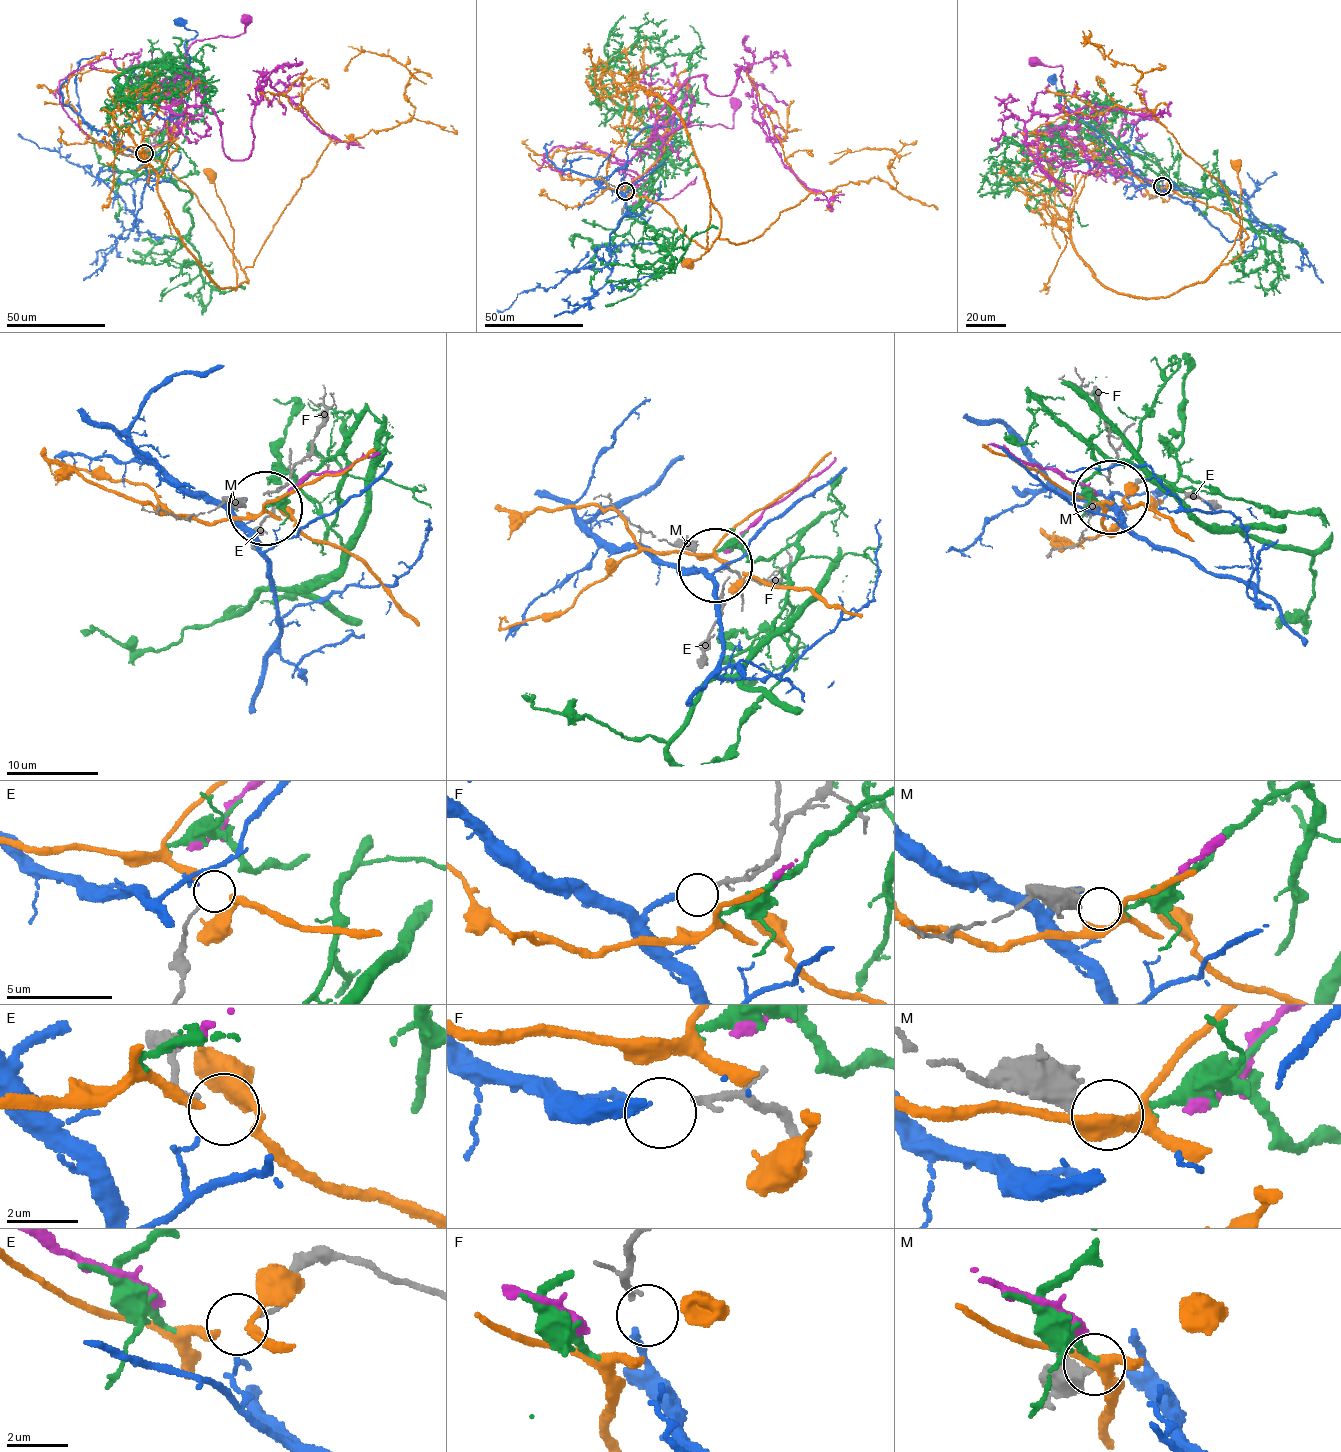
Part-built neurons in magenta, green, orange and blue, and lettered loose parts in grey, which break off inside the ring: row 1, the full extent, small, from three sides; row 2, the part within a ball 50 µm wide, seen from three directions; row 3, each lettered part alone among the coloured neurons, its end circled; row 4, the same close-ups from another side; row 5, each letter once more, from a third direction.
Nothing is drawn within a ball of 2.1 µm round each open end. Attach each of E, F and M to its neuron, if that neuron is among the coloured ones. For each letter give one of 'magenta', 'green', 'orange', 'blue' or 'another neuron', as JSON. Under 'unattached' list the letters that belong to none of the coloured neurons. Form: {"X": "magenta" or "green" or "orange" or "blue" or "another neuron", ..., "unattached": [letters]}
{"E": "another neuron", "F": "blue", "M": "green", "unattached": ["E"]}

